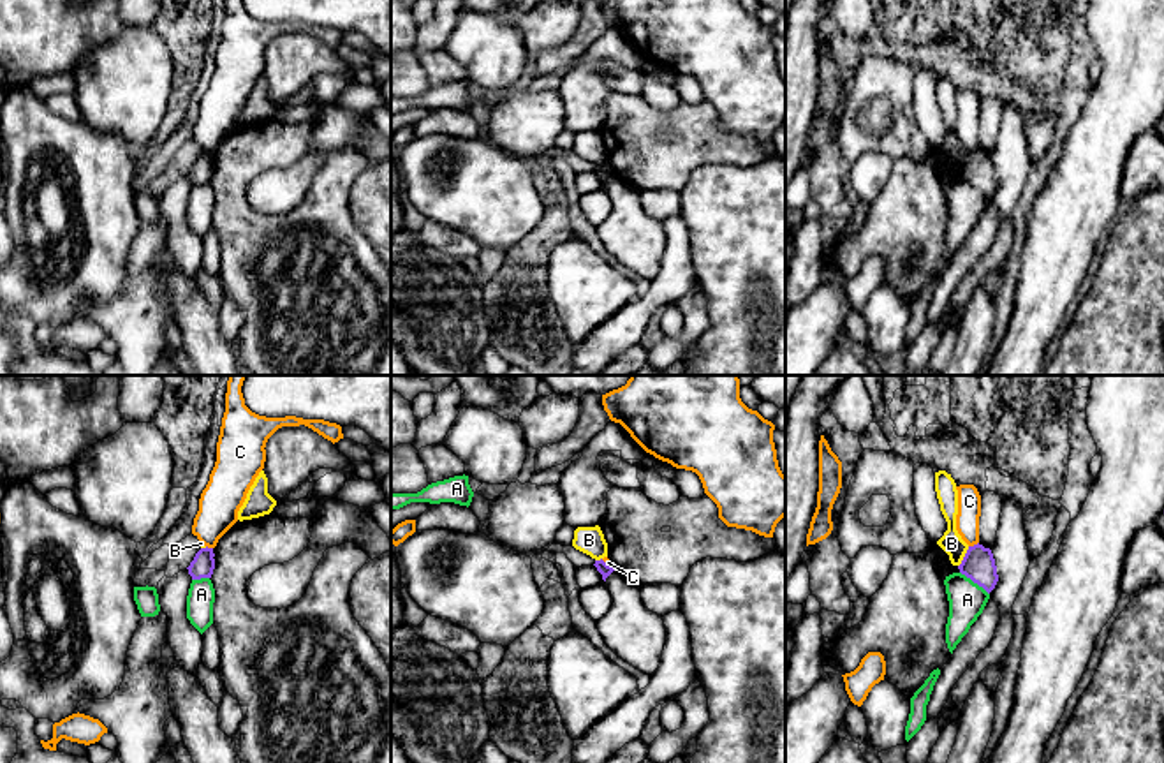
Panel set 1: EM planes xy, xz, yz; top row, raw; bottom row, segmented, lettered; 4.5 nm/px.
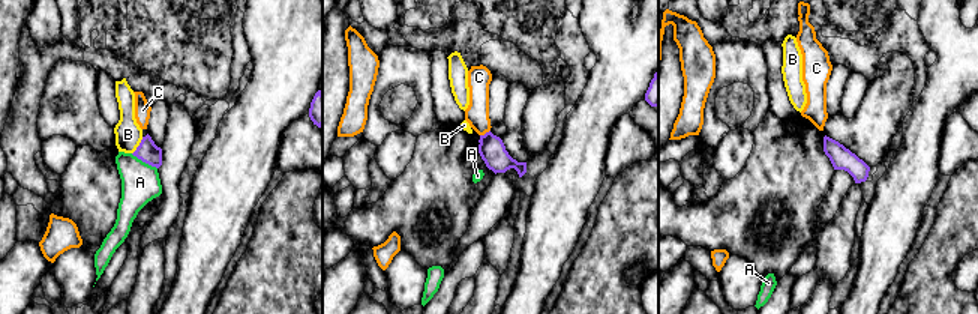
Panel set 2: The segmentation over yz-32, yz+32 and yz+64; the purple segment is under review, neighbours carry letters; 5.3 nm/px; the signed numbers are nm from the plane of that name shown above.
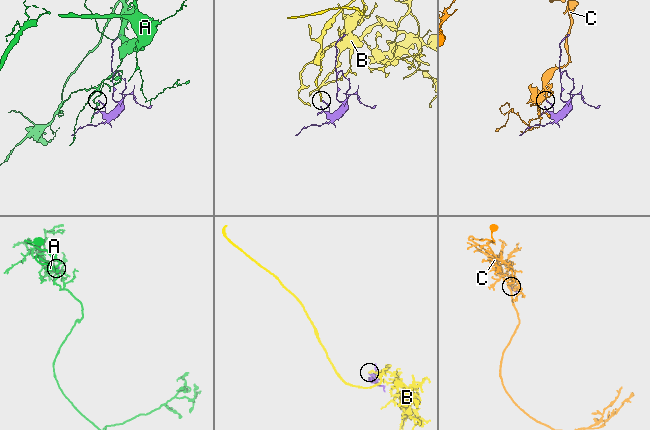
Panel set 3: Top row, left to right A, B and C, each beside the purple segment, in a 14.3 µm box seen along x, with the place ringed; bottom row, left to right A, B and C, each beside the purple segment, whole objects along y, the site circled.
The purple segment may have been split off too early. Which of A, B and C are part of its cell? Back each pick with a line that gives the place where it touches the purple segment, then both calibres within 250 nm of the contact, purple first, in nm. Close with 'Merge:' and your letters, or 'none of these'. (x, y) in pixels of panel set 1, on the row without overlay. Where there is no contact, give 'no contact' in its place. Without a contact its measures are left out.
Merge: none of these

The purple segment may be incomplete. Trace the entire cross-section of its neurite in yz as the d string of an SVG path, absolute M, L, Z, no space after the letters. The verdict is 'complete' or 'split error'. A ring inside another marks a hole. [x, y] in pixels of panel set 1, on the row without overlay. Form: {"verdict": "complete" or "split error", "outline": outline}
{"verdict": "complete", "outline": "M979 148L974 152L969 152L958 174L974 189L983 192L988 199L995 194L998 187L993 159L990 153L984 153Z"}

